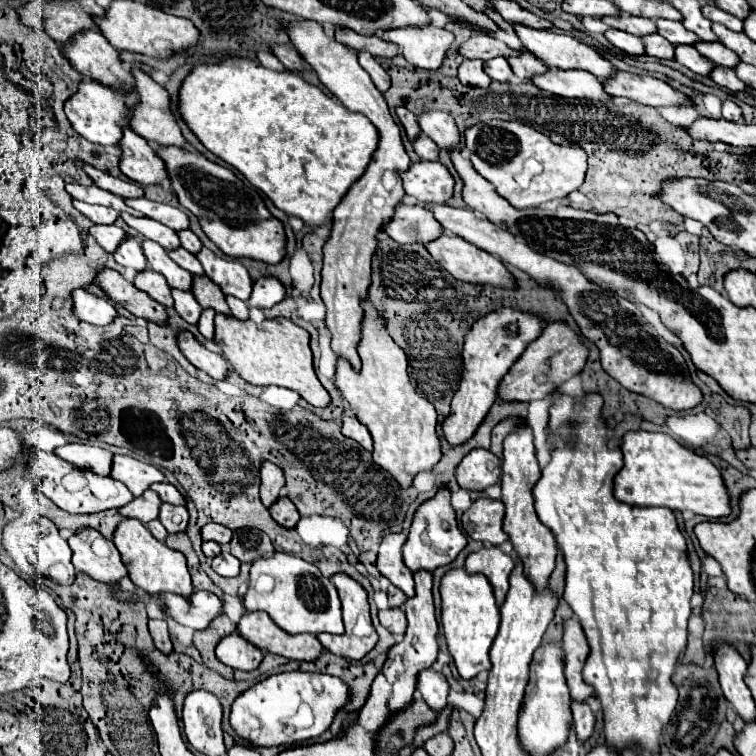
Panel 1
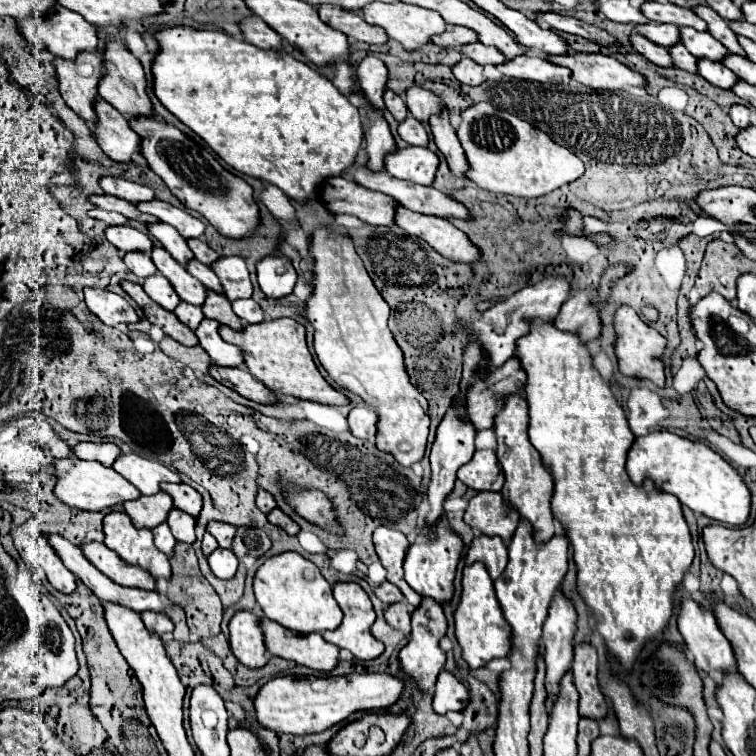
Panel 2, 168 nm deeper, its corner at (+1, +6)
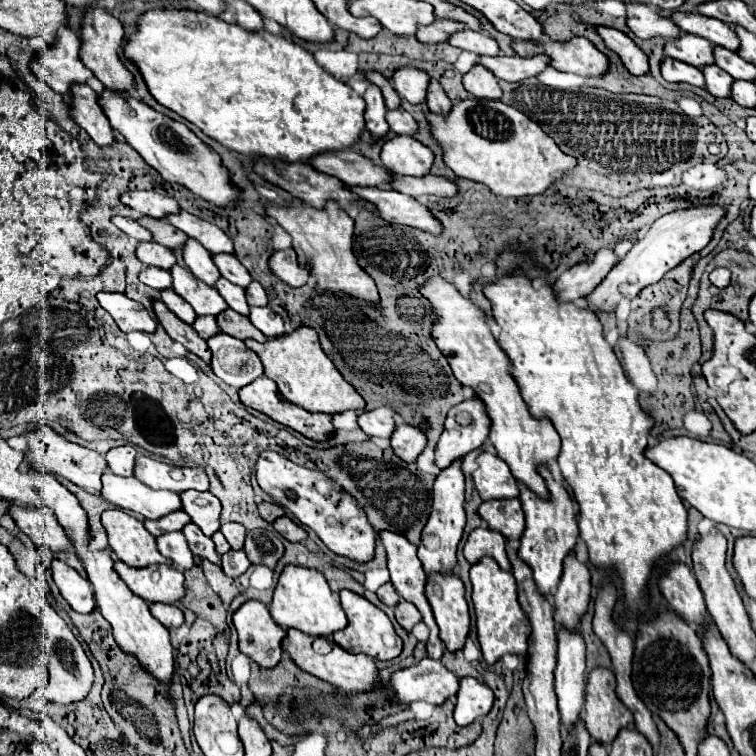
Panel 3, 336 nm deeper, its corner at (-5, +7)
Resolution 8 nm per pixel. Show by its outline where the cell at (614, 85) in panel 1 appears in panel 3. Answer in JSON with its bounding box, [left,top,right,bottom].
[512,36,608,76]

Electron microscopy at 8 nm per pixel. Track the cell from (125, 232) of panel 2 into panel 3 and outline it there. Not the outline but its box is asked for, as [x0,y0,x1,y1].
[136,242,176,270]

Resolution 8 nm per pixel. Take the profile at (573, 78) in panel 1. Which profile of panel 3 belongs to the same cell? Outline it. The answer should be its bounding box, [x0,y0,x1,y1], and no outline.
[476,54,548,82]

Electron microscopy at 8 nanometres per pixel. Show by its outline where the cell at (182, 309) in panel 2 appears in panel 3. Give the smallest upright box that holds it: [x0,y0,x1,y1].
[192,316,220,340]

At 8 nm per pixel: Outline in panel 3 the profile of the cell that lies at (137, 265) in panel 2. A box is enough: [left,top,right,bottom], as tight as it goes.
[140,266,172,292]

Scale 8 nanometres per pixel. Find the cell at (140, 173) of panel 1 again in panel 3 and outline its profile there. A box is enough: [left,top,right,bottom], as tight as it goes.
[70,84,116,146]

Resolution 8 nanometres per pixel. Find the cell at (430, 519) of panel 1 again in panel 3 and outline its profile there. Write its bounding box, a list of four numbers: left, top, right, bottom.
[426,574,470,652]

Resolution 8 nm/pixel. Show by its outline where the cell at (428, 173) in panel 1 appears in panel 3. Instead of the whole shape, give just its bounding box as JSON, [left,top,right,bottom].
[380,136,434,176]

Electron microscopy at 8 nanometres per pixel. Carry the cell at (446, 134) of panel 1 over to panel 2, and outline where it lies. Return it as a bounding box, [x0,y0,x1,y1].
[406,87,444,123]

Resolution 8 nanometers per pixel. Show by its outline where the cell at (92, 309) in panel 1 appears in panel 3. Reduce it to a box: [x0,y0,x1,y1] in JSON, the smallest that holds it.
[96,292,158,334]

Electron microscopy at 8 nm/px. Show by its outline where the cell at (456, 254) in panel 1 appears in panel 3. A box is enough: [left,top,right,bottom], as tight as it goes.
[348,188,442,234]

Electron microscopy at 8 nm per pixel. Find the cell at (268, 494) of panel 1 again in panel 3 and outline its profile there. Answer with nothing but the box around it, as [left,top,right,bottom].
[258,502,284,522]

